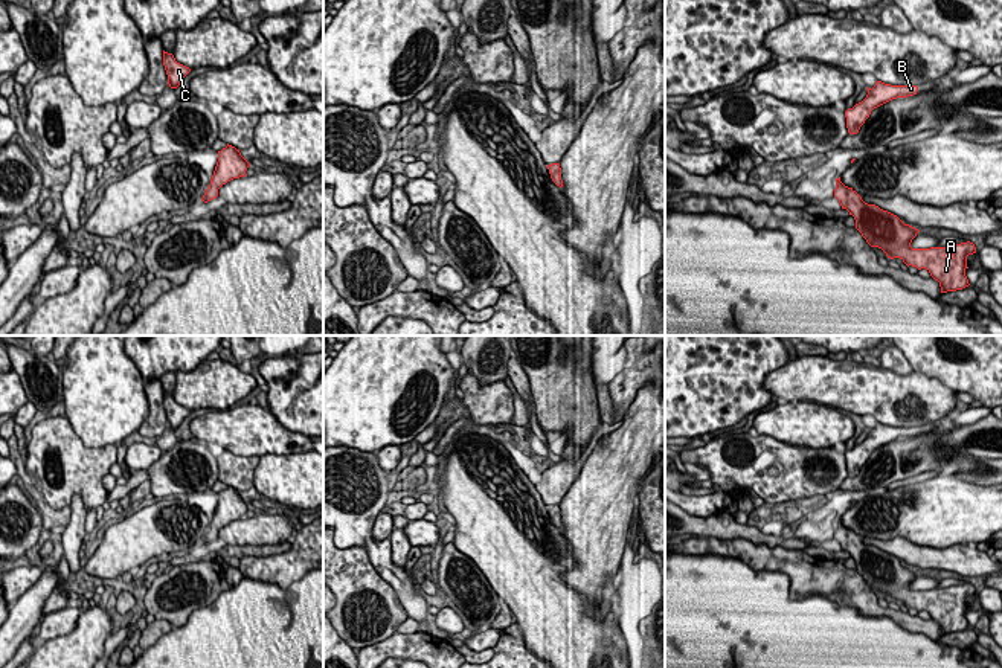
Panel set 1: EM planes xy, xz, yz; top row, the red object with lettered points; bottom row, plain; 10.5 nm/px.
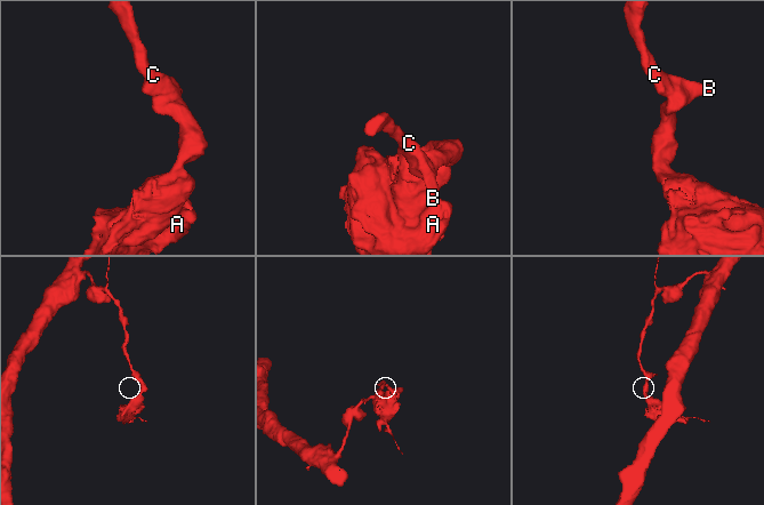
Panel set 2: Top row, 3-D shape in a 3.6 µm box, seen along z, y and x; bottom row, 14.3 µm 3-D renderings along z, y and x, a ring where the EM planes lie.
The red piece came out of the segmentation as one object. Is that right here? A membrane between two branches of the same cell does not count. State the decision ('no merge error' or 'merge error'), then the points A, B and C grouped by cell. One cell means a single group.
no merge error; A B C

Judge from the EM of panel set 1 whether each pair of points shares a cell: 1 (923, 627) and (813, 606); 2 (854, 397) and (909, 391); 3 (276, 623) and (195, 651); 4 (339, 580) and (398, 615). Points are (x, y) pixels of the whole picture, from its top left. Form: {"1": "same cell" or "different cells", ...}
{"1": "different cells", "2": "same cell", "3": "same cell", "4": "same cell"}

